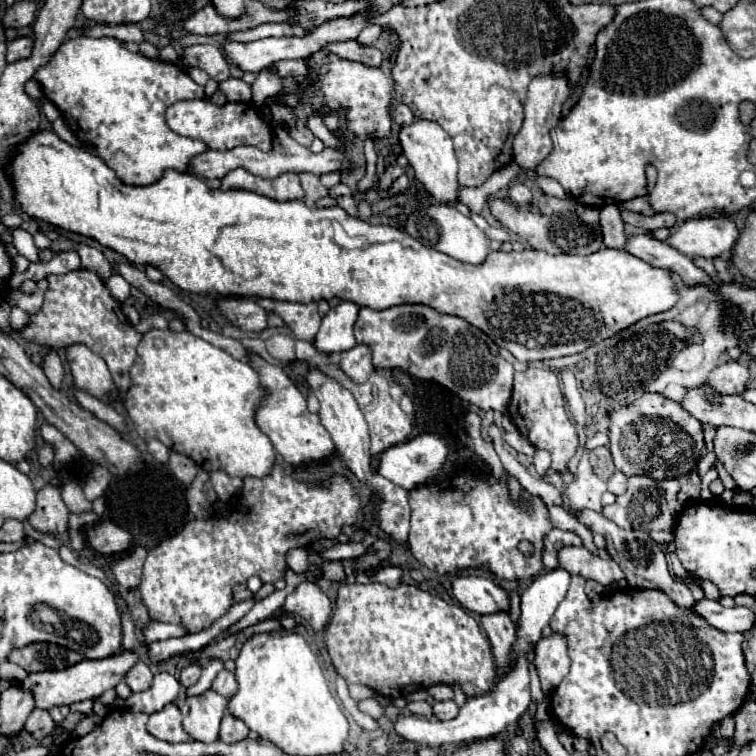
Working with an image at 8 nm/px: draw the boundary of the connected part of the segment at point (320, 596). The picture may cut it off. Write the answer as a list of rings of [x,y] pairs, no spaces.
[[[301,583],[287,599],[285,605],[275,613],[277,621],[285,627],[291,629],[295,623],[291,619],[291,615],[287,613],[297,613],[301,615],[305,621],[309,621],[309,625],[313,629],[323,629],[329,621],[329,613],[331,613],[331,601],[327,599],[327,595],[315,585],[315,583]]]

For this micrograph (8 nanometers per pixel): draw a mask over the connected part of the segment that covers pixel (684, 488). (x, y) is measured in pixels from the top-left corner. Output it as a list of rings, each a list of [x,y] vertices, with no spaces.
[[[695,470],[681,477],[681,491],[679,491],[679,503],[685,505],[689,501],[698,501],[701,491],[701,477]]]

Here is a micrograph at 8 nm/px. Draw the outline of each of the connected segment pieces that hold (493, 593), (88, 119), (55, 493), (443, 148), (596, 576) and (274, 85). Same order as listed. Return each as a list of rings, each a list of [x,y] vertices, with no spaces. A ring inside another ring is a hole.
[[[457,575],[451,581],[455,599],[473,613],[487,615],[493,611],[507,611],[509,597],[503,587],[495,585],[493,579],[479,575]]]
[[[75,37],[63,43],[53,57],[35,71],[35,79],[41,83],[43,95],[57,105],[63,119],[67,121],[71,131],[83,143],[95,145],[101,159],[107,161],[111,169],[115,169],[117,177],[129,185],[151,185],[155,183],[165,169],[187,171],[187,163],[191,157],[207,151],[207,145],[199,139],[181,137],[173,133],[165,123],[165,109],[181,99],[203,99],[205,91],[197,85],[181,67],[157,59],[149,59],[141,53],[131,53],[121,47],[121,41],[101,37]]]
[[[45,485],[37,491],[37,505],[31,513],[31,525],[41,533],[65,533],[69,509],[61,499],[61,485]]]
[[[415,115],[415,119],[409,125],[401,125],[399,129],[399,143],[403,147],[403,155],[409,159],[415,177],[425,185],[425,189],[431,193],[431,197],[439,203],[457,201],[457,157],[453,151],[453,143],[445,129],[439,123],[433,123],[433,119],[421,119]]]
[[[563,547],[559,551],[559,565],[573,575],[593,579],[603,587],[609,587],[625,579],[623,571],[613,559],[601,559],[601,557],[609,557],[606,549],[597,548],[596,555],[593,555],[585,547]]]
[[[267,67],[267,69],[259,71],[257,79],[251,85],[251,89],[253,89],[253,101],[261,107],[261,103],[265,103],[267,97],[281,95],[281,89],[283,89],[281,83],[283,83],[283,77],[275,69]]]

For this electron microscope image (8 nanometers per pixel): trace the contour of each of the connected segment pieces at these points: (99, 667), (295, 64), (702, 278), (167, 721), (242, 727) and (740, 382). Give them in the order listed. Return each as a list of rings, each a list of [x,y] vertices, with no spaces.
[[[125,651],[121,655],[115,657],[107,657],[107,659],[85,659],[73,667],[67,667],[63,671],[43,671],[43,673],[29,673],[27,679],[21,683],[23,691],[33,693],[35,697],[35,707],[41,709],[51,709],[51,707],[61,707],[61,705],[71,705],[83,699],[95,699],[99,697],[103,691],[115,687],[119,681],[123,681],[125,673],[131,669],[131,665],[139,661],[137,653]]]
[[[279,61],[273,65],[283,77],[285,75],[295,75],[295,77],[303,77],[307,73],[311,73],[311,67],[307,61]]]
[[[641,233],[641,235],[629,237],[627,245],[625,245],[625,251],[629,251],[631,255],[647,261],[653,267],[669,269],[669,271],[681,275],[683,281],[689,283],[689,285],[707,283],[711,289],[715,289],[715,285],[711,283],[711,277],[703,269],[695,267],[689,257],[685,257],[683,253],[679,253],[669,243],[653,239],[651,233]]]
[[[169,703],[169,707],[163,707],[161,711],[149,715],[147,731],[161,741],[171,741],[171,743],[191,741],[191,737],[181,727],[181,713],[179,713],[177,705],[173,705],[173,703]]]
[[[225,713],[225,717],[221,719],[221,731],[219,731],[219,739],[225,743],[237,743],[243,741],[247,737],[249,729],[243,721],[231,717],[229,713]]]
[[[725,361],[715,367],[709,375],[709,385],[719,393],[743,393],[749,379],[749,371],[745,365],[737,361]]]

